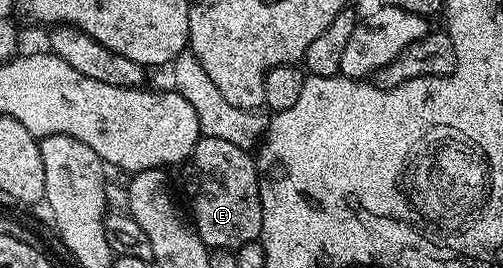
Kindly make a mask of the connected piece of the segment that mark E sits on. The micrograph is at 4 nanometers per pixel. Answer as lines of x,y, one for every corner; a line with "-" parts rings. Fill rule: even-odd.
201,136
184,162
182,172
188,205
192,208
191,220
196,234
209,250
235,251
259,238
262,231
260,171
257,158
249,150
236,147
225,139

